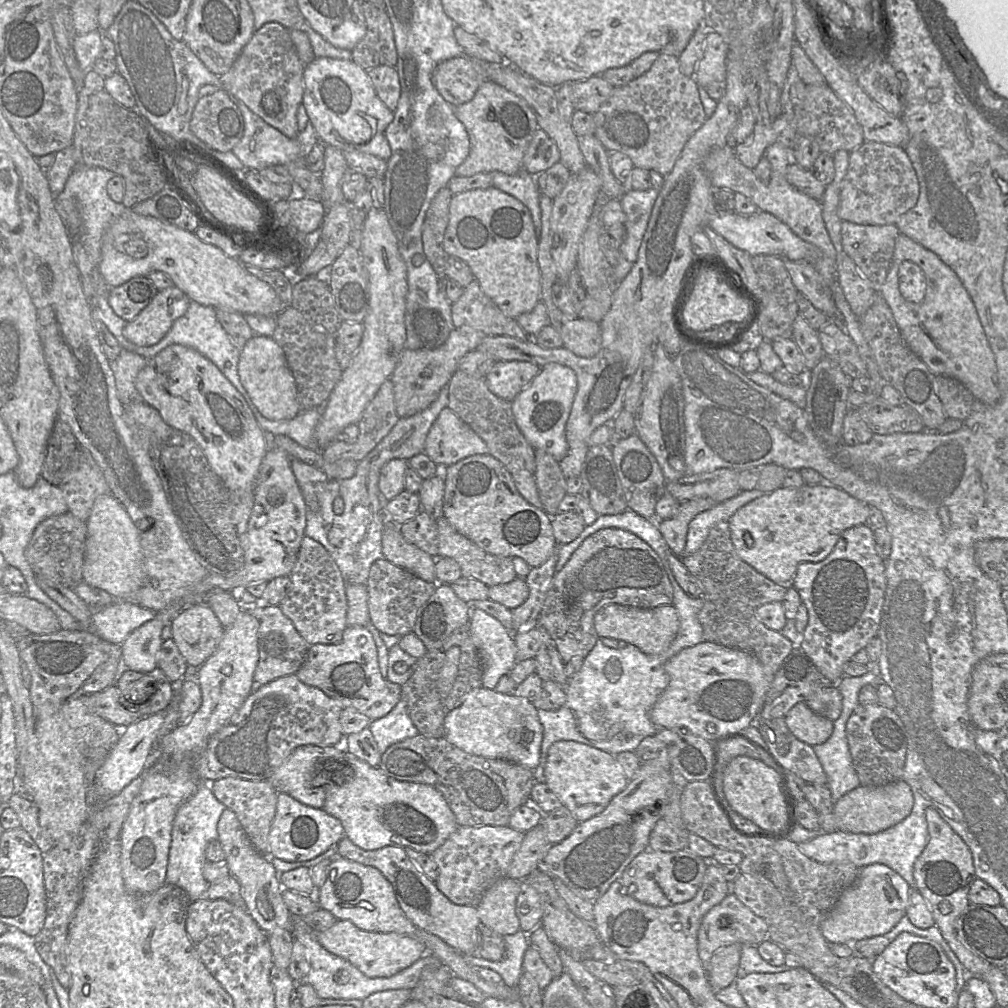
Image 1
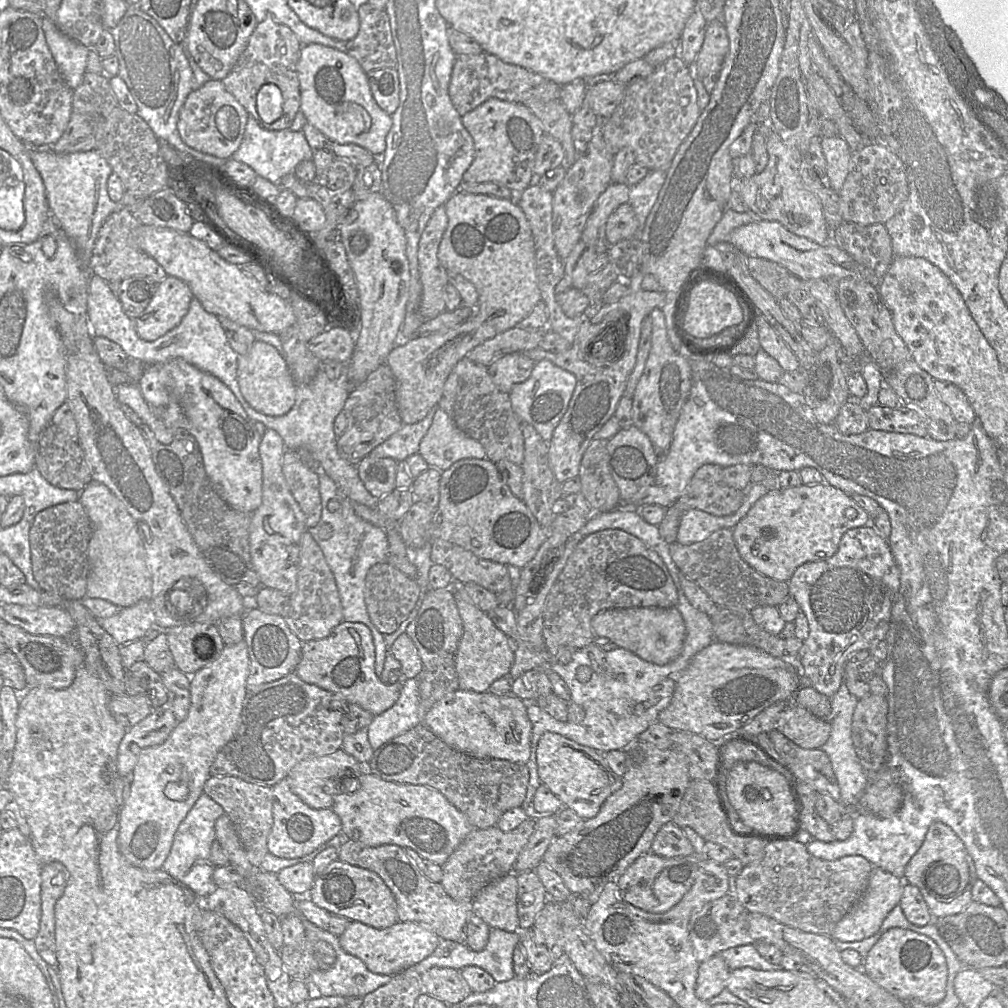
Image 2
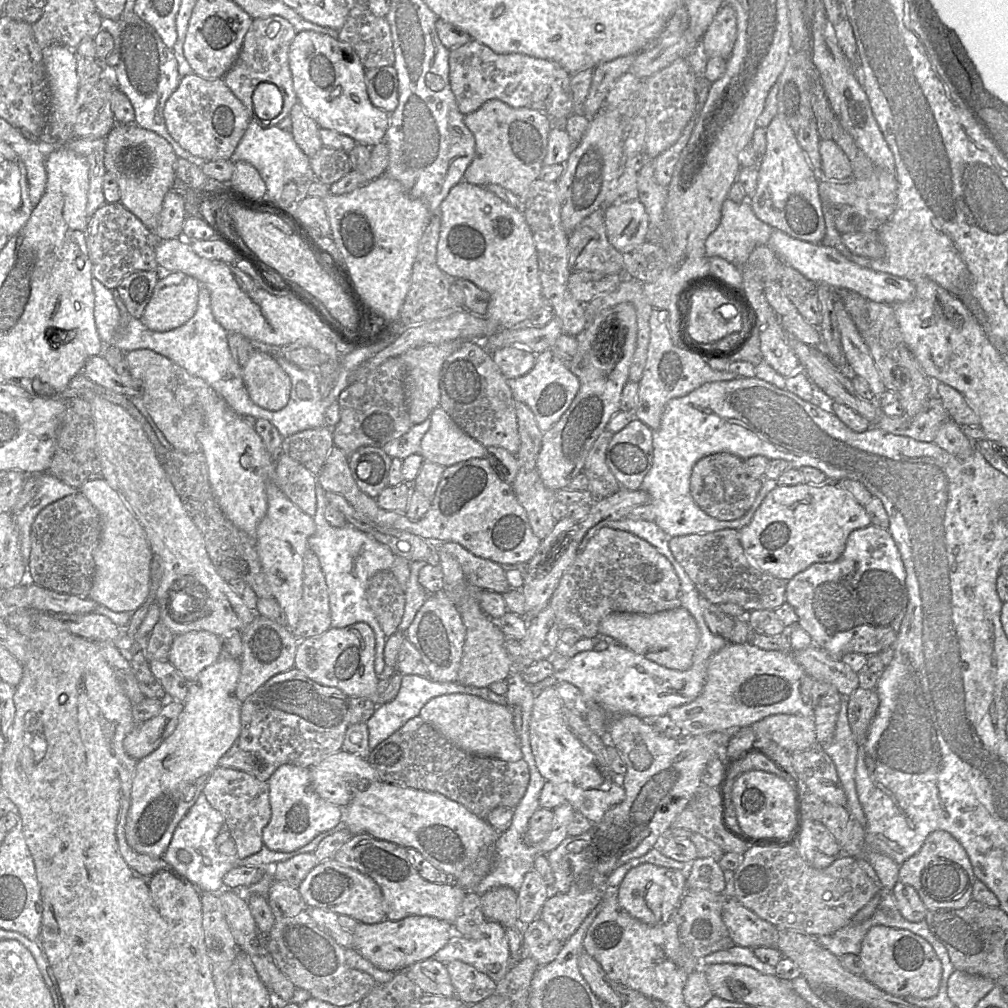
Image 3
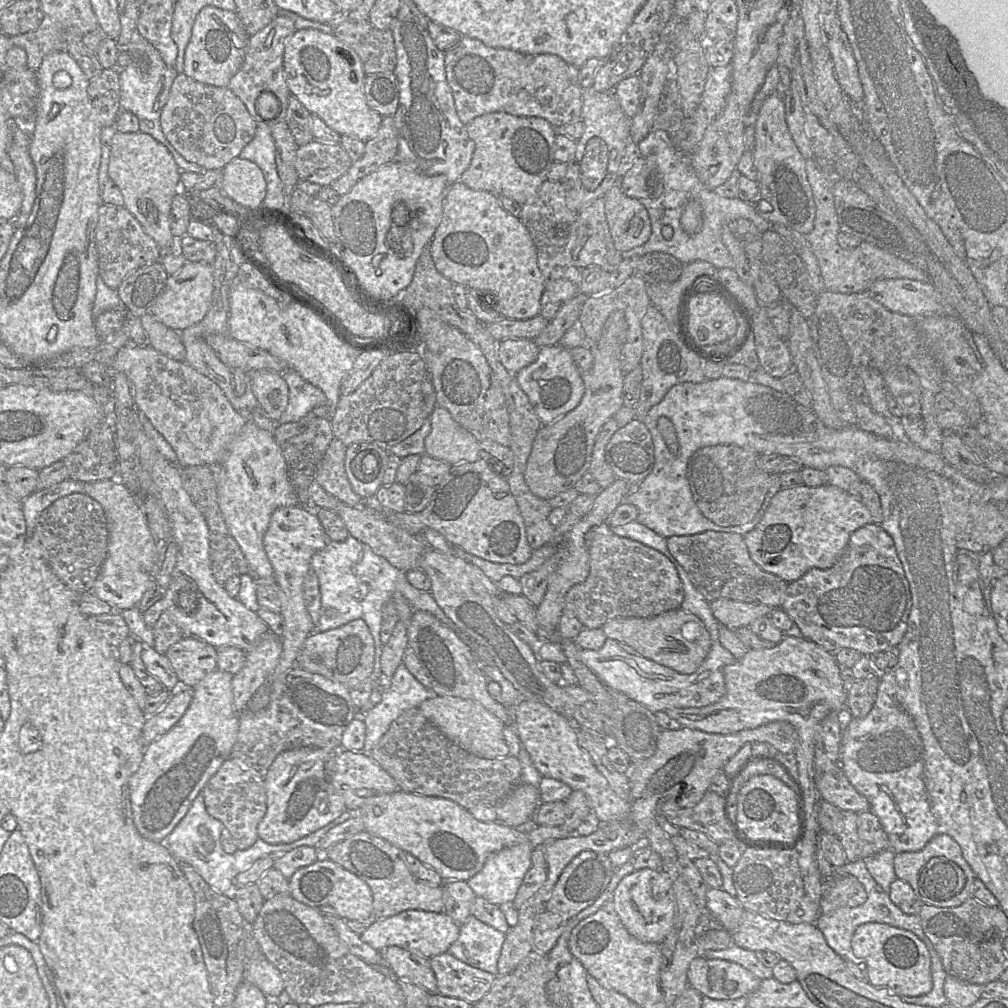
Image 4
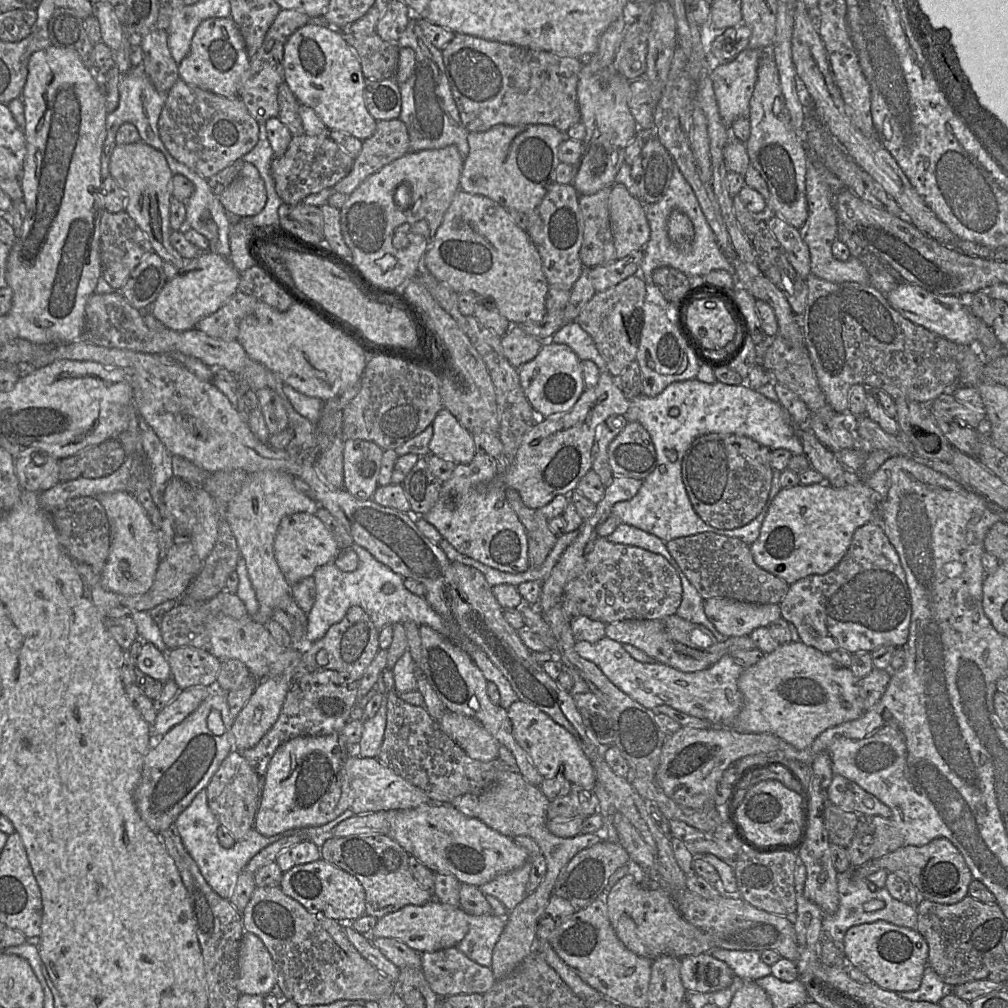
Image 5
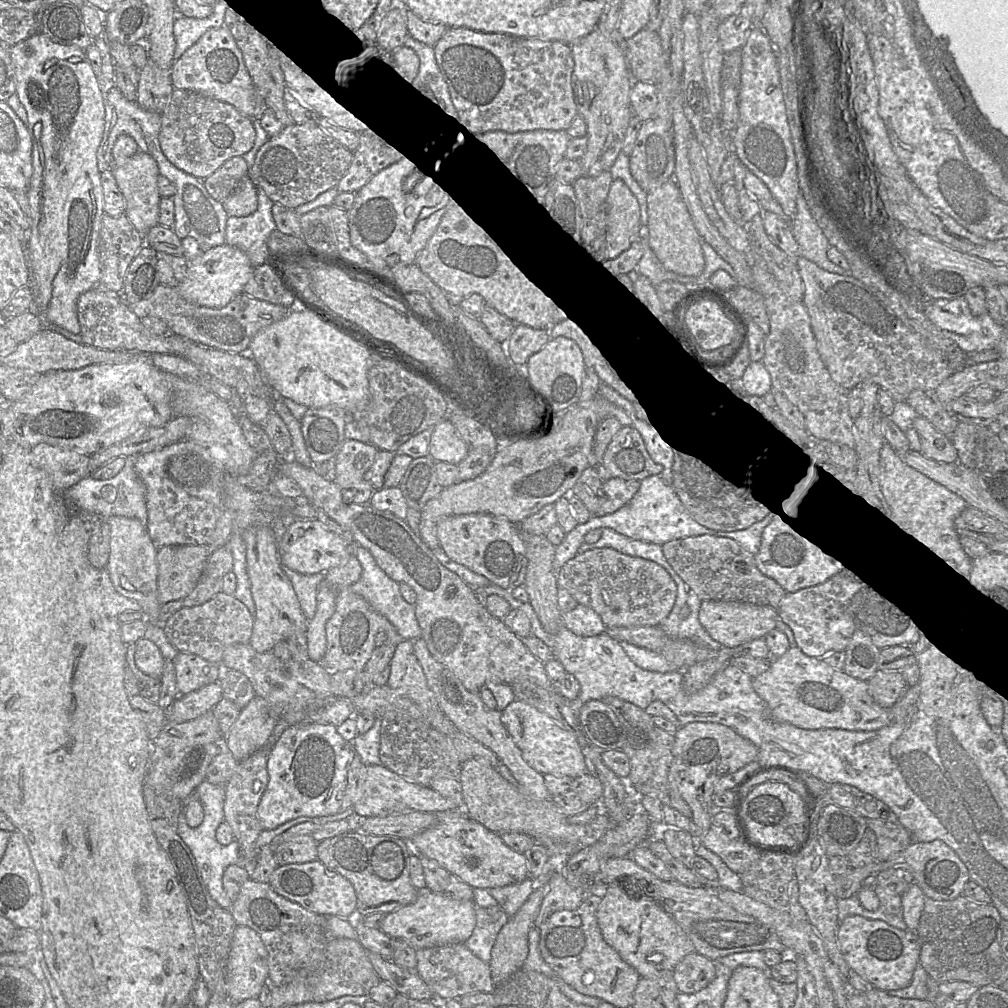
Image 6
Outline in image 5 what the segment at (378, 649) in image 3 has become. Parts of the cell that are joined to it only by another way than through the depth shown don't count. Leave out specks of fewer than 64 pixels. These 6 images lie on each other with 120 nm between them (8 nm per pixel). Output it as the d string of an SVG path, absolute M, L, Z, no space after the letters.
M354 544L351 548L358 556L358 567L352 572L341 571L333 561L318 567L312 576L290 586L290 593L298 607L307 614L305 643L321 639L333 624L338 623L352 606L361 607L379 631L386 625L413 621L427 625L449 636L445 620L429 605L423 596L411 593L400 575L376 560L365 548Z

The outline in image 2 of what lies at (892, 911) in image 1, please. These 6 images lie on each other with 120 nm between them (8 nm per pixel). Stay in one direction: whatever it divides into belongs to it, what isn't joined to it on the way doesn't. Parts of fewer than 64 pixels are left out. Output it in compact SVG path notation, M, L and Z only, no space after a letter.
M873 867L867 889L858 903L835 925L830 936L841 942L855 942L869 938L881 927L888 913L900 903L904 883L891 873Z

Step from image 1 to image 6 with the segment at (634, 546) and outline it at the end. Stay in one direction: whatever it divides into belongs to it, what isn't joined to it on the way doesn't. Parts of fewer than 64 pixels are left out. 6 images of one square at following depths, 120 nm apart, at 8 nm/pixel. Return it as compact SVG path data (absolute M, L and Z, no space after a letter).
M609 547L578 553L556 572L556 578L558 588L568 591L579 604L593 609L601 617L606 629L657 626L670 614L677 598L677 585L661 565Z

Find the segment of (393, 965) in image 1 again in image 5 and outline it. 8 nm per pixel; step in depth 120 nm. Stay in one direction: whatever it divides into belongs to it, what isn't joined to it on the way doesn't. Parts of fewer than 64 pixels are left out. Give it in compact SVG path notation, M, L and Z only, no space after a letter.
M436 898L416 906L405 905L378 919L370 938L394 938L419 952L434 952L459 944L469 930L469 915L459 906L441 903Z

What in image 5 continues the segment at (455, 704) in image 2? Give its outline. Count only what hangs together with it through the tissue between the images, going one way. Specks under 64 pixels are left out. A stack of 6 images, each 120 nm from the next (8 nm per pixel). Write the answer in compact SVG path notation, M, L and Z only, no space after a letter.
M445 711L438 725L470 758L482 762L498 758L498 741L478 720Z

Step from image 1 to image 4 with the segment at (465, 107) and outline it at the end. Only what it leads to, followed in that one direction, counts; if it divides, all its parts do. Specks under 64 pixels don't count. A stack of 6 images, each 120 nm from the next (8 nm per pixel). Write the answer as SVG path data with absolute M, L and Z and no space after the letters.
M506 112L478 116L466 125L466 130L475 143L475 151L459 181L473 190L510 198L520 206L530 201L547 180L555 162L557 130L543 118L520 117Z

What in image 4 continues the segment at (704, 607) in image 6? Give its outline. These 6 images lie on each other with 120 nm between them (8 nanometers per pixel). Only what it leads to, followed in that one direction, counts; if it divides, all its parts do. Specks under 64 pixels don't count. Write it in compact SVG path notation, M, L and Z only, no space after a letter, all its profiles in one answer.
M726 598L711 602L710 608L719 624L731 630L749 627L753 621L769 616L773 611L765 604L750 604Z

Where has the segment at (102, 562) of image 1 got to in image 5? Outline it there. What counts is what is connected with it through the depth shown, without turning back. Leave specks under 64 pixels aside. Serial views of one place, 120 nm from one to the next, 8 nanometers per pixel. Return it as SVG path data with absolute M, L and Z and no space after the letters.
M116 491L112 493L102 493L96 496L96 498L105 509L110 530L109 554L100 574L101 583L106 589L117 594L129 596L142 595L151 588L160 562L156 530L144 508L129 492Z

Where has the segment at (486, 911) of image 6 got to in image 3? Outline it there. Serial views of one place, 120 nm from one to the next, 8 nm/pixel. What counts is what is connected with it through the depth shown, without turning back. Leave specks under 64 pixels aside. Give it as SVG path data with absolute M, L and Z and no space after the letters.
M486 919L482 923L482 934L481 939L473 940L454 932L432 959L443 964L454 960L462 961L498 983L512 966L505 927Z

